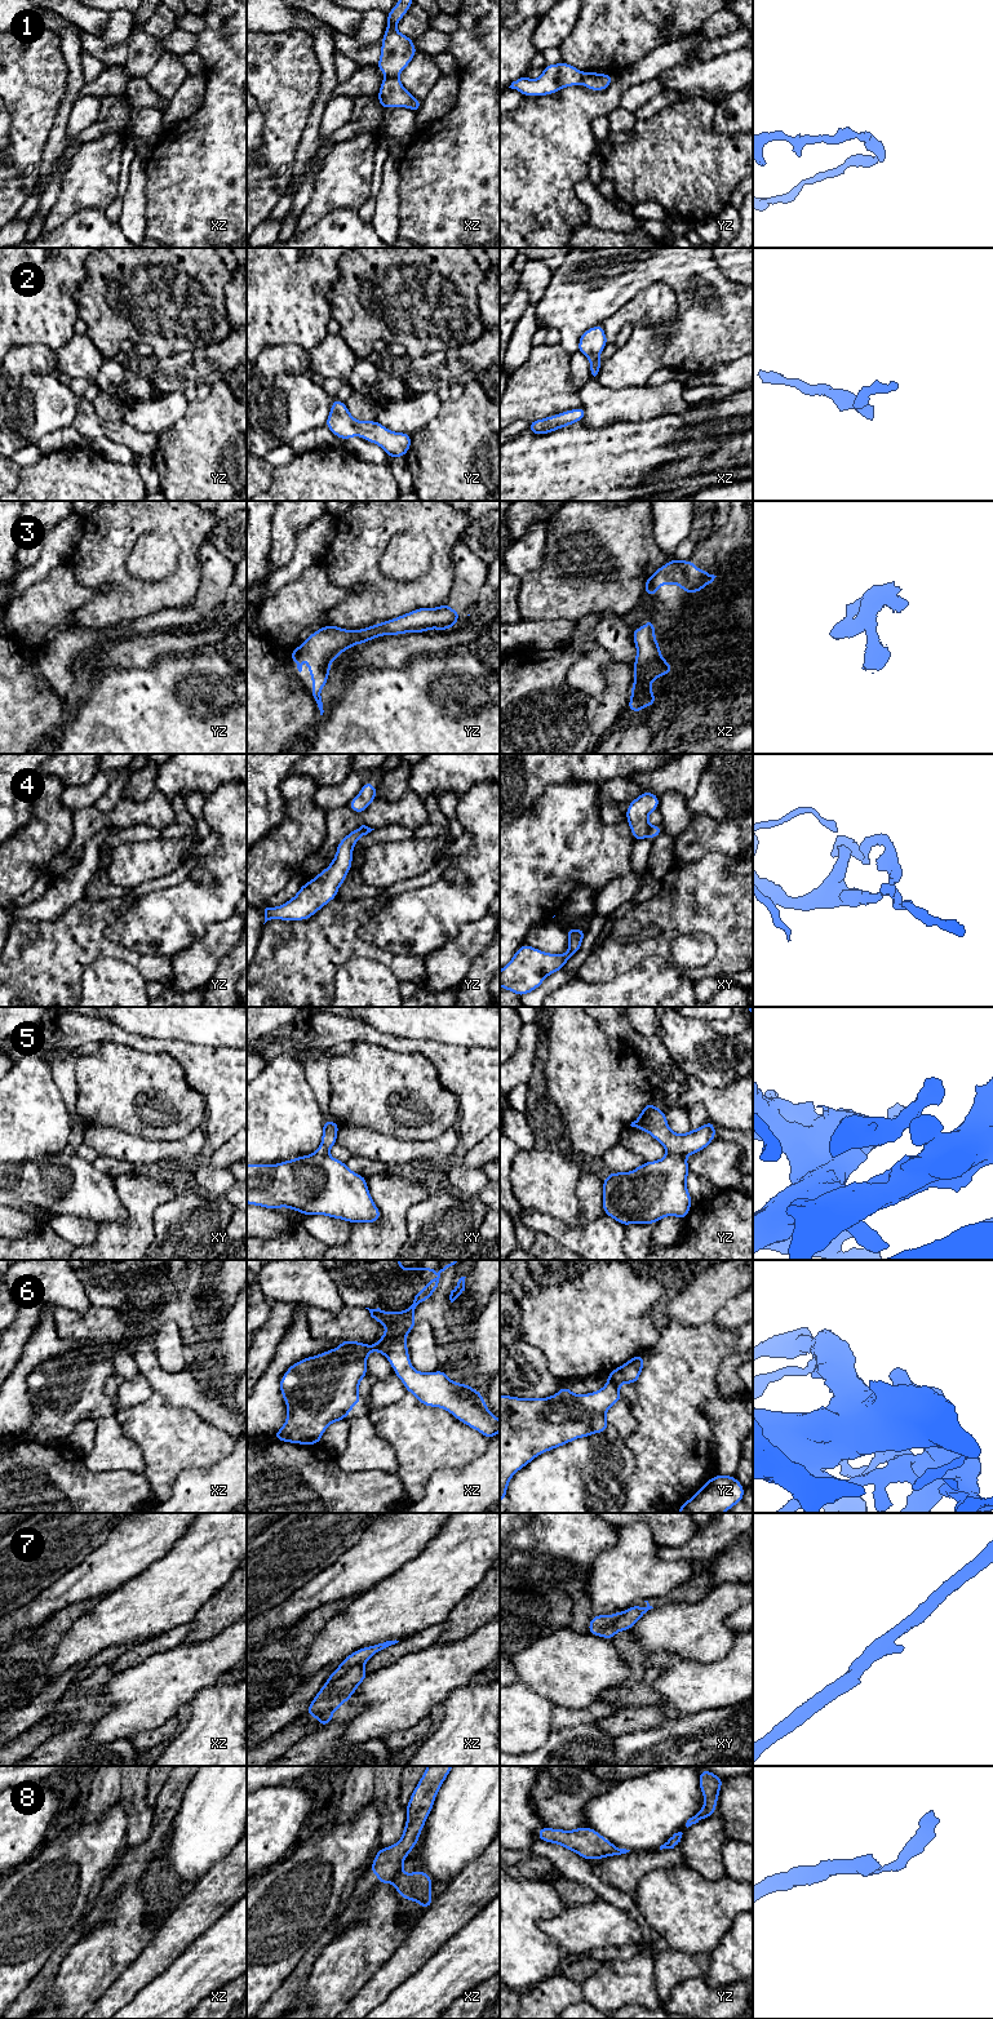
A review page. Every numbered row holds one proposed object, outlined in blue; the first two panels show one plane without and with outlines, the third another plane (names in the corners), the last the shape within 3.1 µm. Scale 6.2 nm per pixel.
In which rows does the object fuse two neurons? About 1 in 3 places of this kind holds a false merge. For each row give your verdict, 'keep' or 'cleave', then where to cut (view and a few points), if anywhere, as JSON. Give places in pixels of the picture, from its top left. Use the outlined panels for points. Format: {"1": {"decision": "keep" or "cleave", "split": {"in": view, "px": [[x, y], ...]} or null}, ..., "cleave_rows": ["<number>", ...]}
{"1": {"decision": "cleave", "split": {"in": "xz", "px": [[397, 76], [386, 78]]}}, "2": {"decision": "keep", "split": null}, "3": {"decision": "keep", "split": null}, "4": {"decision": "cleave", "split": {"in": "xy", "px": [[650, 828], [646, 835]]}}, "5": {"decision": "keep", "split": null}, "6": {"decision": "keep", "split": null}, "7": {"decision": "cleave", "split": {"in": "xz", "px": [[362, 1664], [350, 1667], [333, 1682], [323, 1686]]}}, "8": {"decision": "cleave", "split": {"in": "xz", "px": [[402, 1867], [393, 1882]]}}, "cleave_rows": ["1", "4", "7", "8"]}

